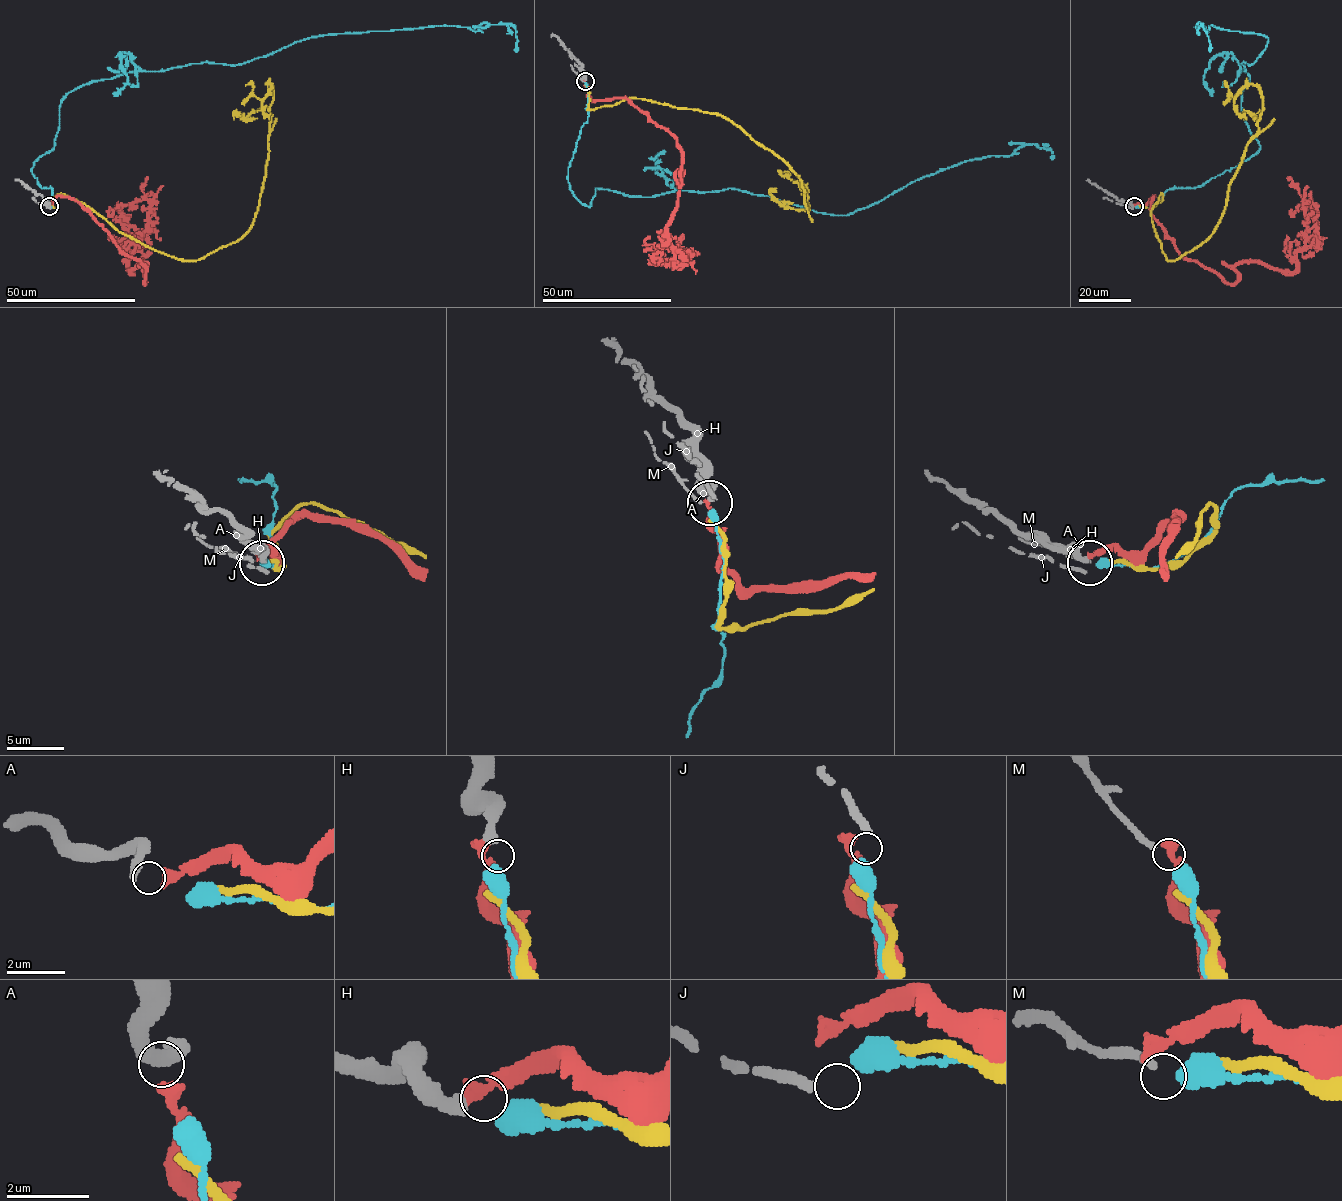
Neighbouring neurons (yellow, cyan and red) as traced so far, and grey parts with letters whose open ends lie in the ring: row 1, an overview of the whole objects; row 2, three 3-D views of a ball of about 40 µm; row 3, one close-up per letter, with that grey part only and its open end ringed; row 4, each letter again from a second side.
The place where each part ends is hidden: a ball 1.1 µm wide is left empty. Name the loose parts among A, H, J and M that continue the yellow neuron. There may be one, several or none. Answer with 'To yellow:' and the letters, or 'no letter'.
To yellow: no letter

